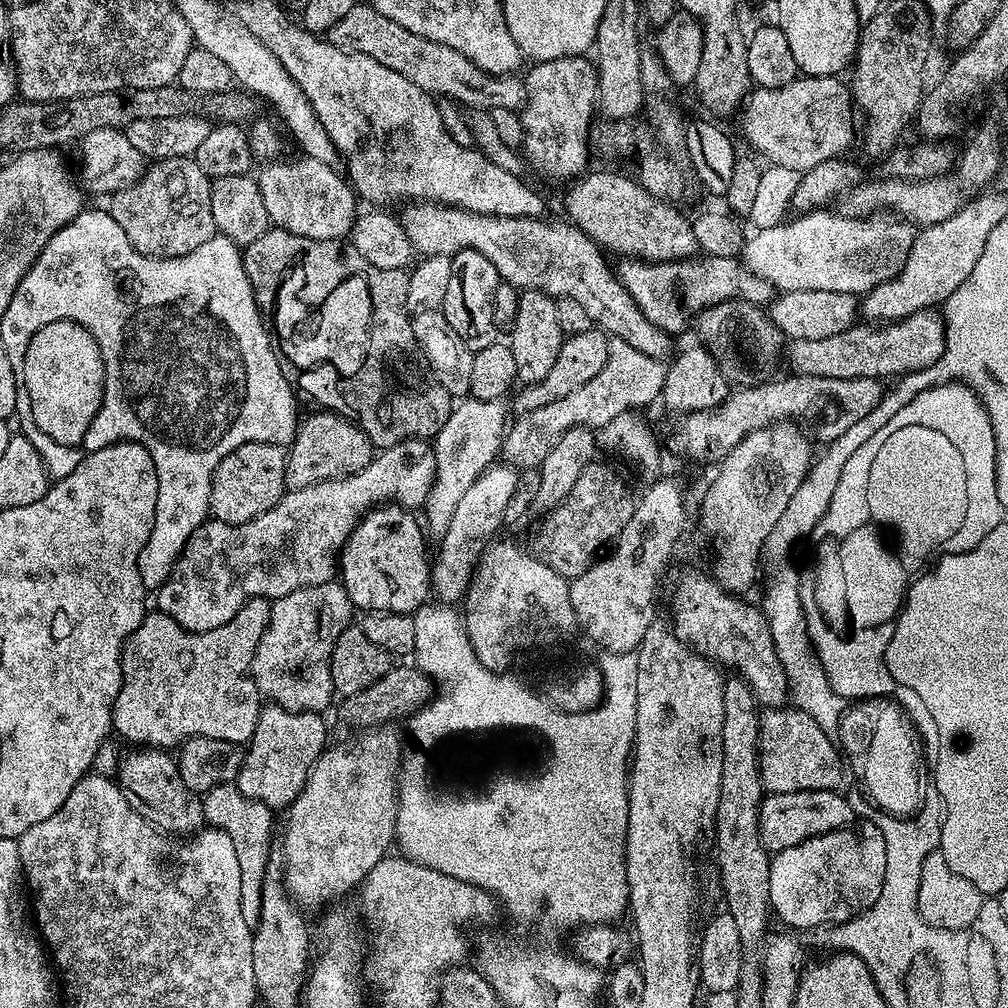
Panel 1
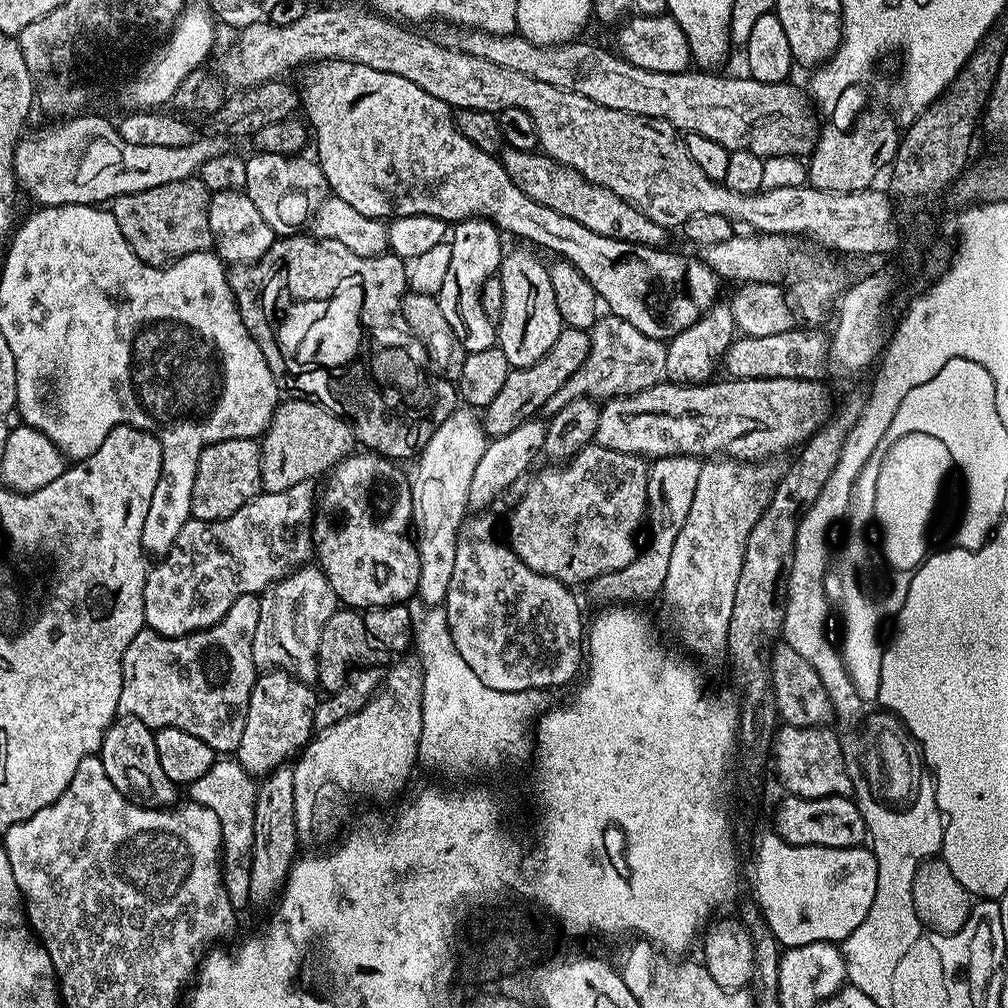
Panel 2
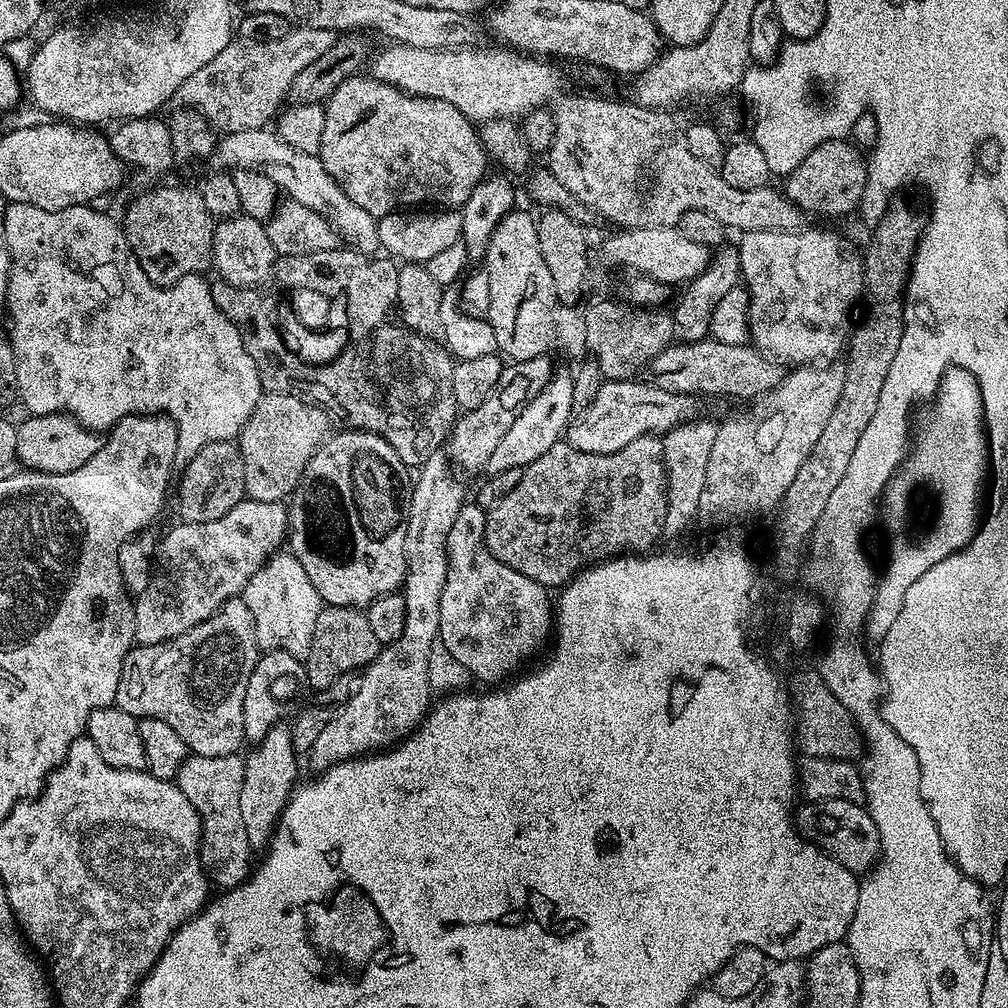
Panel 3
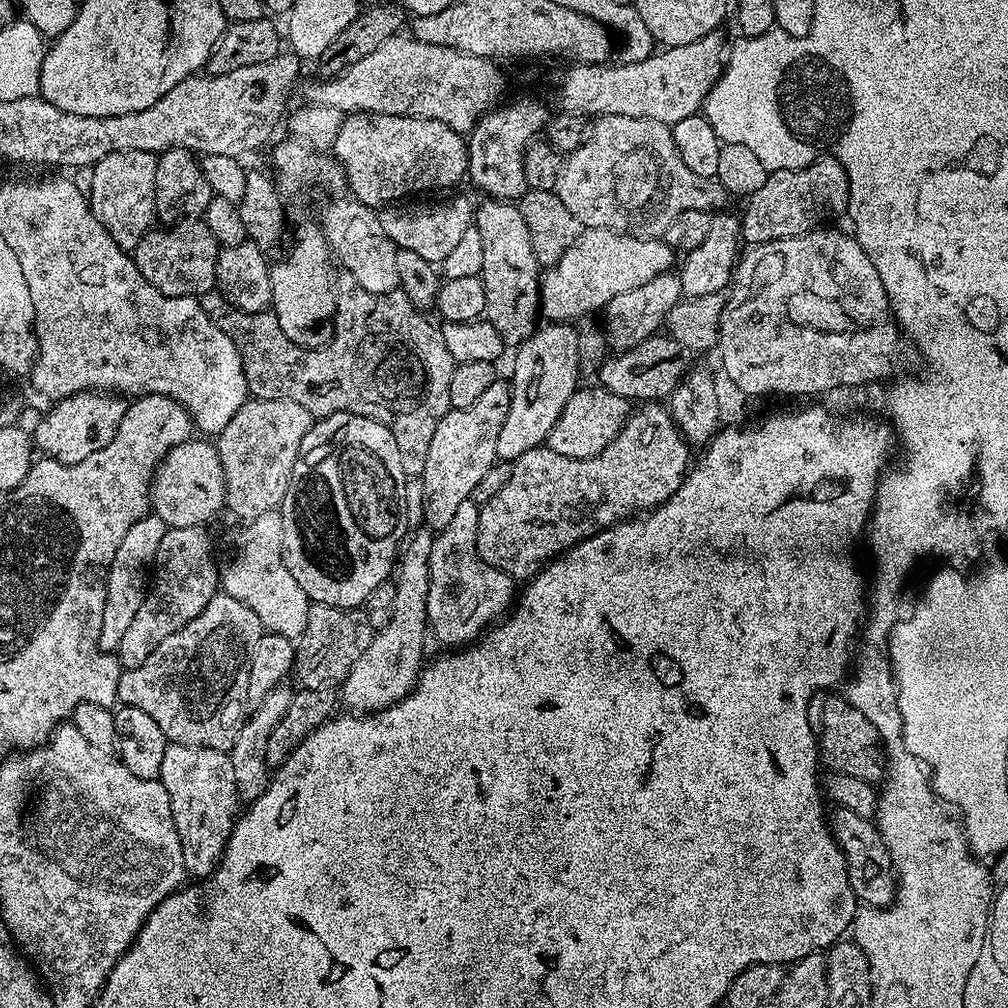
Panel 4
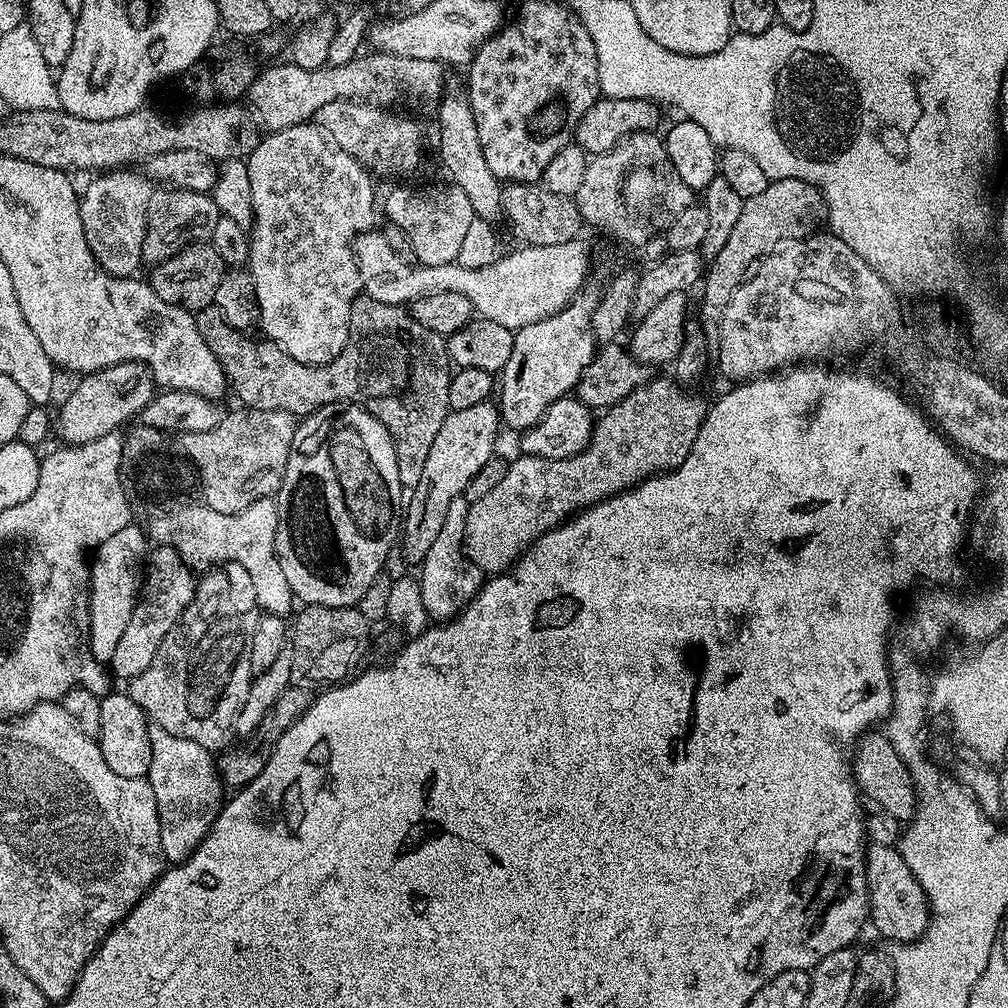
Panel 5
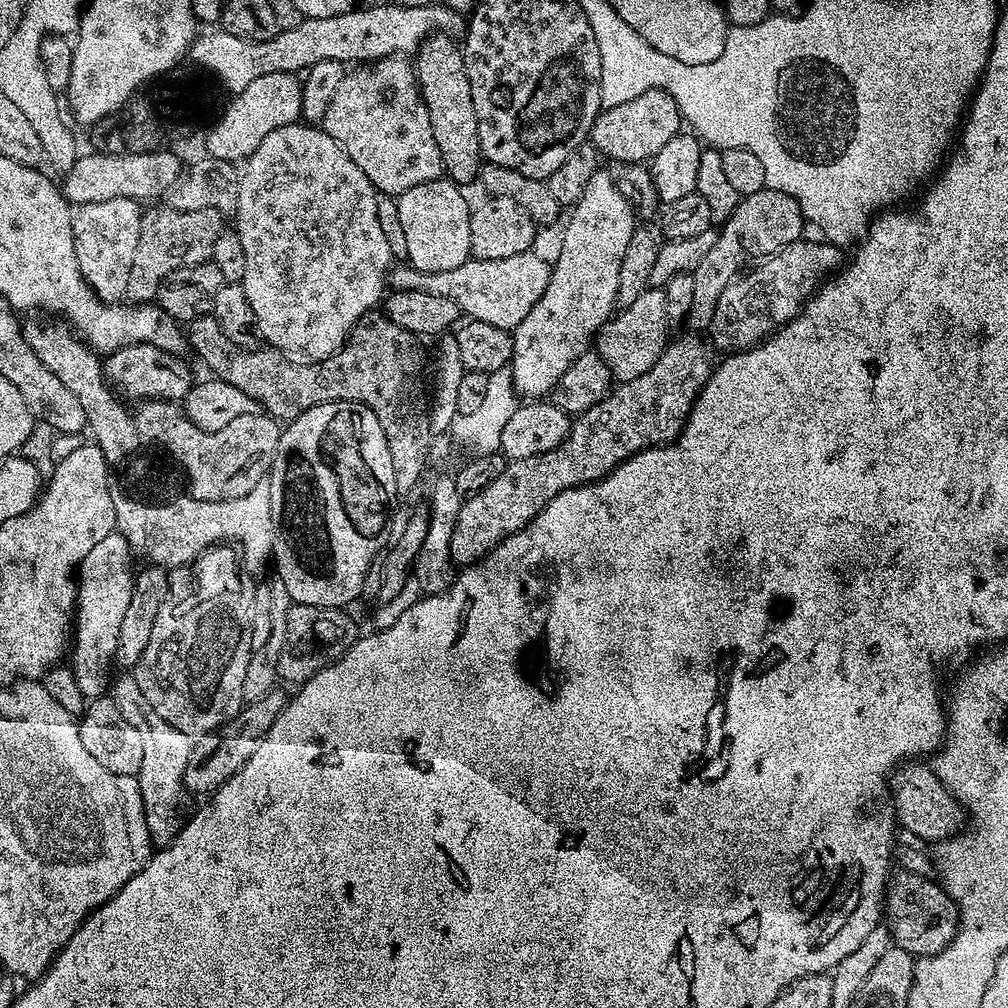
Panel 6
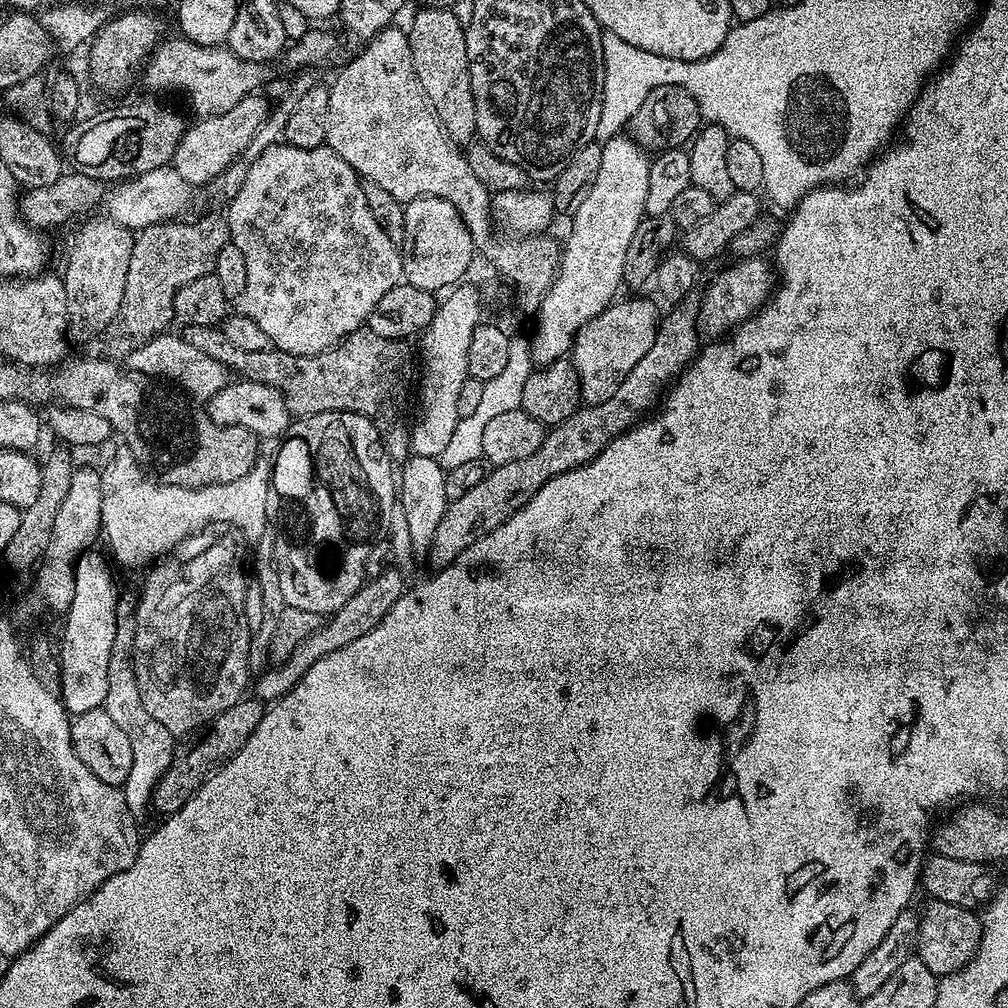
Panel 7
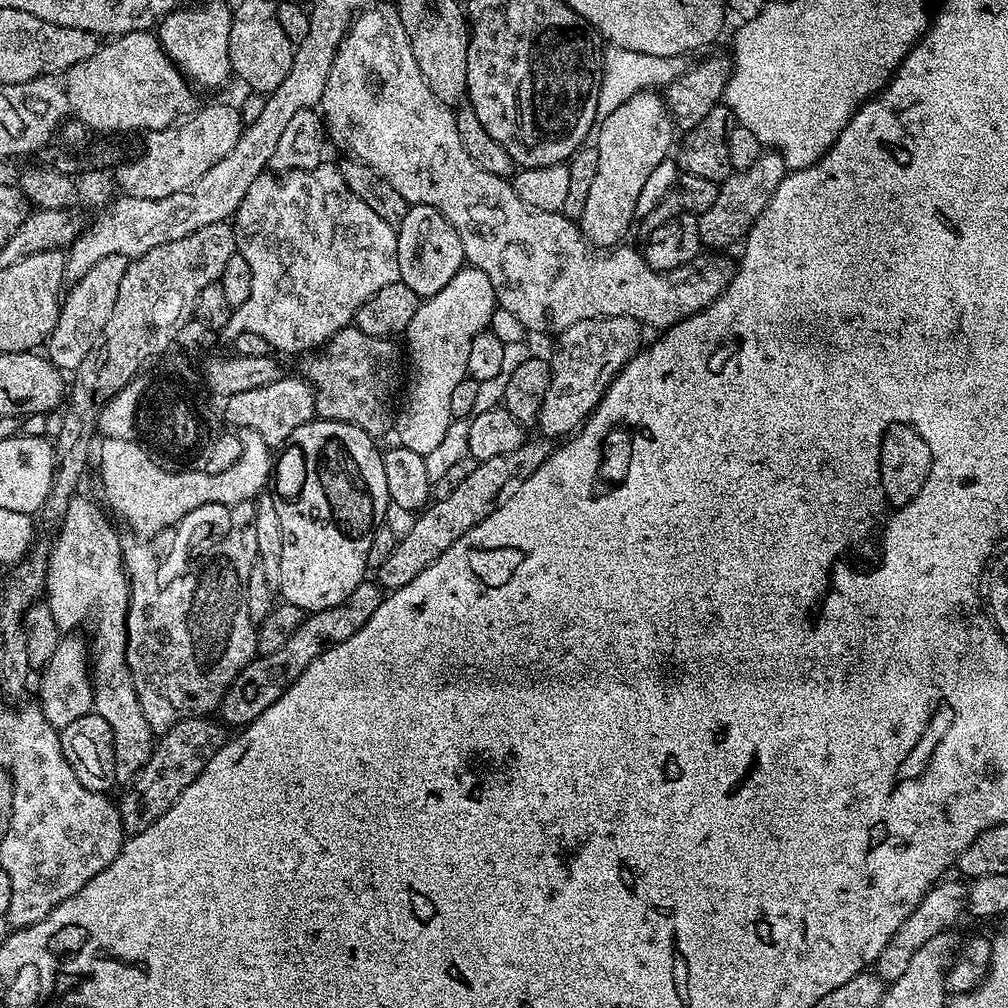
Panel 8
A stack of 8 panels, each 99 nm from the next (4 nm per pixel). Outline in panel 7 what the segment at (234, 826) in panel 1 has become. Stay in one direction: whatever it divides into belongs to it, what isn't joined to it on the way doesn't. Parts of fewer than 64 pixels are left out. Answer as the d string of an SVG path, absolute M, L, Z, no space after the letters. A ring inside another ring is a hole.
M121 619L117 626L117 636L114 638L113 652L110 654L109 685L103 707L122 726L126 738L130 738L130 750L134 760L130 762L130 774L126 774L126 782L122 791L126 798L126 806L136 821L143 821L143 816L150 812L152 789L166 774L172 761L174 751L174 737L162 722L154 722L150 714L146 714L146 706L142 706L140 692L136 689L136 671L132 665L132 643L136 633L135 619Z

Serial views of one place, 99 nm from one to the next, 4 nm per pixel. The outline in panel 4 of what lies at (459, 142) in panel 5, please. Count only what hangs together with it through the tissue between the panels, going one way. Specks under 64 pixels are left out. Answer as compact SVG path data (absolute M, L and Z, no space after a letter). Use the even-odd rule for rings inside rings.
M491 198L477 203L474 208L474 226L482 237L482 270L480 276L486 286L486 319L502 334L505 345L519 346L528 340L538 327L536 315L542 312L540 281L542 265L534 254L526 218L522 218L515 203Z

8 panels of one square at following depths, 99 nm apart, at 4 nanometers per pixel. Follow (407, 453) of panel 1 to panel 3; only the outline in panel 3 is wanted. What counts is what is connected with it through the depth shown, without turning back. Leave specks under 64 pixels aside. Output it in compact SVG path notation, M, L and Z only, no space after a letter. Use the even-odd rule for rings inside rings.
M241 500L230 513L213 522L186 523L181 521L158 544L156 561L148 585L135 597L135 643L156 645L188 632L209 620L228 600L239 597L250 578L283 547L288 536L287 505L281 502Z

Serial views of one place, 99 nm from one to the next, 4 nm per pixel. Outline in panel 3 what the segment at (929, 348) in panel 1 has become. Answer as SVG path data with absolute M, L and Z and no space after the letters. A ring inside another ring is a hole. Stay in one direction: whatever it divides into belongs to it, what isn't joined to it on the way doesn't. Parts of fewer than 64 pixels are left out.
M711 338L693 340L691 342L673 342L668 345L662 354L658 354L648 364L646 369L650 377L650 383L654 388L661 388L667 392L677 392L687 396L703 398L703 396L733 396L736 400L748 400L758 398L764 392L774 390L780 385L780 381L786 375L786 368L779 360L773 360L771 356L765 356L759 348L751 343L727 344Z

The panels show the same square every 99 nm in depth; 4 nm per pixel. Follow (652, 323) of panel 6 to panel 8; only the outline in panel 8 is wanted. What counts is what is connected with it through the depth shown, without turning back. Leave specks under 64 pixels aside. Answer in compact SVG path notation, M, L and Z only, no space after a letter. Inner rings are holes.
M599 316L593 320L574 322L574 326L559 333L556 353L550 356L550 386L540 407L538 429L540 428L541 437L564 438L579 429L604 397L612 379L640 351L640 332L642 333L641 324L629 316Z

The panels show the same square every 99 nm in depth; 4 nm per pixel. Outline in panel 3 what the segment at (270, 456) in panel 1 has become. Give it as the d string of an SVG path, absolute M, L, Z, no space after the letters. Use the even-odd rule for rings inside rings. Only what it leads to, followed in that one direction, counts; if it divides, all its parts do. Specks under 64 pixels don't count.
M219 440L210 442L194 454L194 458L189 464L183 465L184 477L180 480L180 485L176 488L176 508L180 511L179 519L186 523L213 522L222 518L224 514L230 513L234 506L245 499L243 480L243 456L239 447L231 440Z

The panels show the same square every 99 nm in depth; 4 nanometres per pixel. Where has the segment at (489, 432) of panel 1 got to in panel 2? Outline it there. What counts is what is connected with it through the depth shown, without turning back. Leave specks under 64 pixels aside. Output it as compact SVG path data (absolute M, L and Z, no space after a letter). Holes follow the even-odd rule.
M457 410L450 414L450 418L446 418L446 422L442 422L442 426L438 426L438 430L434 430L434 434L430 438L430 442L426 442L426 446L420 450L420 455L415 461L416 473L413 471L410 476L410 483L412 486L412 527L411 531L414 533L414 543L418 550L418 586L416 587L419 599L424 599L423 602L428 606L443 605L446 598L446 590L450 586L450 578L454 575L454 554L456 553L456 543L458 542L458 530L461 524L464 523L466 517L469 515L470 509L468 507L468 495L470 494L470 481L474 479L474 469L477 468L482 454L486 450L490 437L484 431L484 425L481 417L472 410Z

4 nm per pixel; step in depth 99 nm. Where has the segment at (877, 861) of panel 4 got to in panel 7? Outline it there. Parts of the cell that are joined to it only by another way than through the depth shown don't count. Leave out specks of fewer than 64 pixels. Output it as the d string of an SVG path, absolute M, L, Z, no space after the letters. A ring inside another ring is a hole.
M929 899L927 903L928 905L918 912L914 952L931 975L937 978L951 976L974 958L984 925L981 917L973 909L950 906L950 902L941 900Z

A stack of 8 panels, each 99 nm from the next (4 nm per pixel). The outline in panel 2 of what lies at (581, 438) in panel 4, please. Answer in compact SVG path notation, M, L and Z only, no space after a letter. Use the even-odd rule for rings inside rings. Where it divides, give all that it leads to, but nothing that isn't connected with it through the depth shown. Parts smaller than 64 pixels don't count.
M731 378L713 379L711 382L689 382L677 384L675 382L661 382L642 390L633 396L617 396L615 400L607 401L600 408L598 428L594 437L595 443L601 444L615 452L625 452L645 458L659 458L662 456L695 456L697 458L716 458L723 454L725 457L734 460L751 460L753 462L763 461L765 458L772 458L775 452L784 452L787 448L795 449L803 445L819 428L828 423L834 412L834 403L828 397L828 392L823 388L820 380L799 380L798 378L754 378L753 380L733 380Z

